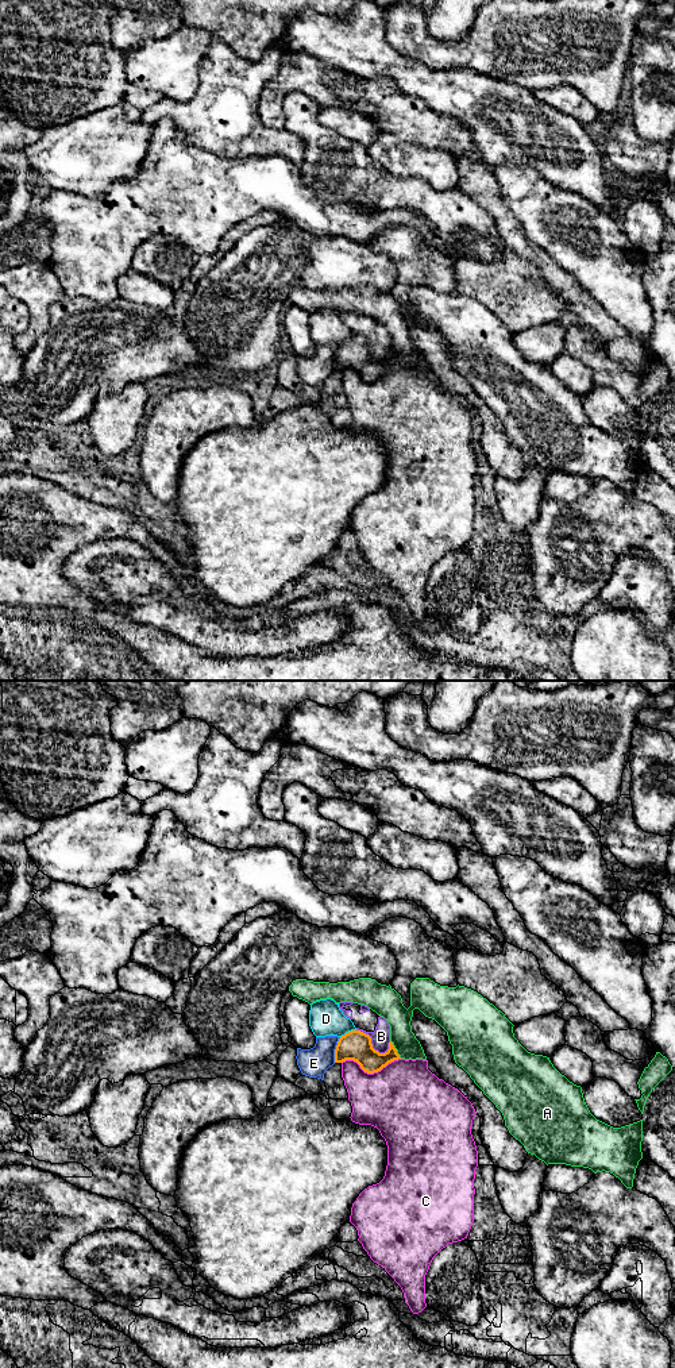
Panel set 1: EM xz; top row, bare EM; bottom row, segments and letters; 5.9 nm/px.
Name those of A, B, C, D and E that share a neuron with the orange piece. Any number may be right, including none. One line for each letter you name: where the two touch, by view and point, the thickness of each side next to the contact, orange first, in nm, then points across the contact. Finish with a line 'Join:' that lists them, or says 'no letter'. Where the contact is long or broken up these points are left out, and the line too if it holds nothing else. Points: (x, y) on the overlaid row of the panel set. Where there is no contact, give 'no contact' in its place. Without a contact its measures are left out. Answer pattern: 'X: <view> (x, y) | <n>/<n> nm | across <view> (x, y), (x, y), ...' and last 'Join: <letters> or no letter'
Join: no letter

